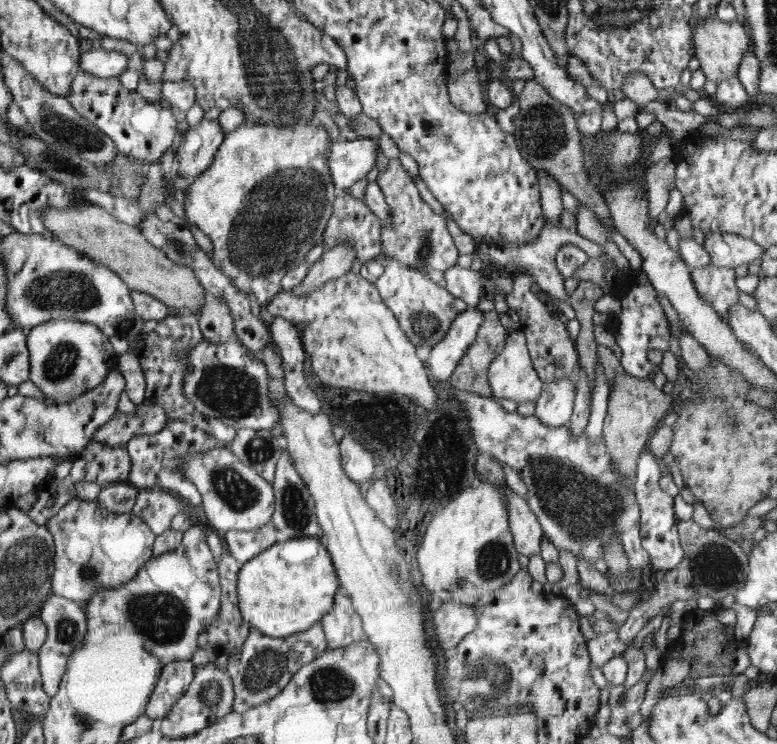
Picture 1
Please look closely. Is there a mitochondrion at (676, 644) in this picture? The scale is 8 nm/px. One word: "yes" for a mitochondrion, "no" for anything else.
no

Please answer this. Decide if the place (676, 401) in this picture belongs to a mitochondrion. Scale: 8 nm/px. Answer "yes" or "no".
no

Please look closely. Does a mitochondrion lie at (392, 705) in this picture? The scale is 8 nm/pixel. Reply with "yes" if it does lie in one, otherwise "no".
no

